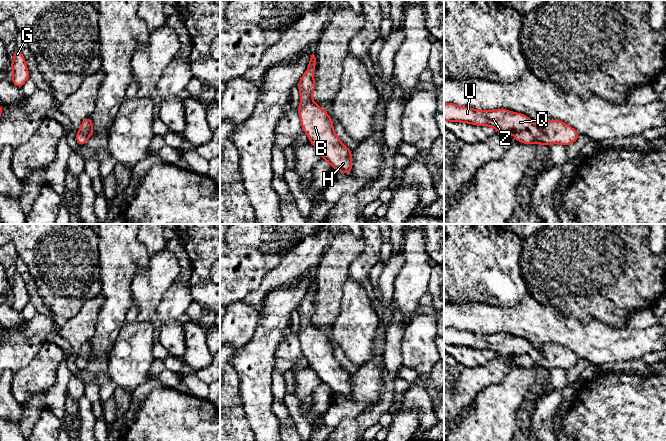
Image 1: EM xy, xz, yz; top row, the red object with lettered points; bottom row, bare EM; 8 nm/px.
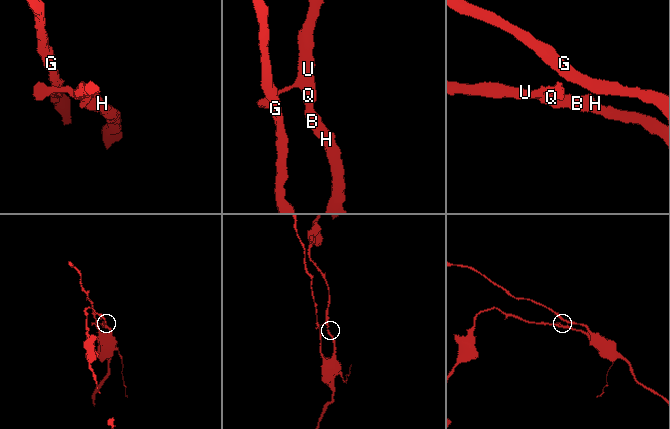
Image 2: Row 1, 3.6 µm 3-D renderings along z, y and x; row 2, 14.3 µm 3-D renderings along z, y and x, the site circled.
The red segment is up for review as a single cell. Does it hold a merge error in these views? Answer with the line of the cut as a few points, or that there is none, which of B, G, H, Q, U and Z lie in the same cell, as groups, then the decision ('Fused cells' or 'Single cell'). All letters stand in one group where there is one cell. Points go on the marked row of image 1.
No split. Groups: B G H Q U Z. Single cell

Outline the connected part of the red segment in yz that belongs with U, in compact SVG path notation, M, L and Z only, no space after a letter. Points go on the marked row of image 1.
M444 103L444 121L464 122L472 125L491 126L499 133L511 134L524 144L563 144L575 142L581 135L570 125L559 120L545 120L540 128L521 114L506 109L482 111Z

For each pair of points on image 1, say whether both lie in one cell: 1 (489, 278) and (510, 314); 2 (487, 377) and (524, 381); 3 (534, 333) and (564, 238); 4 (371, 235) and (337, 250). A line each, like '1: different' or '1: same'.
1: different
2: different
3: different
4: different

